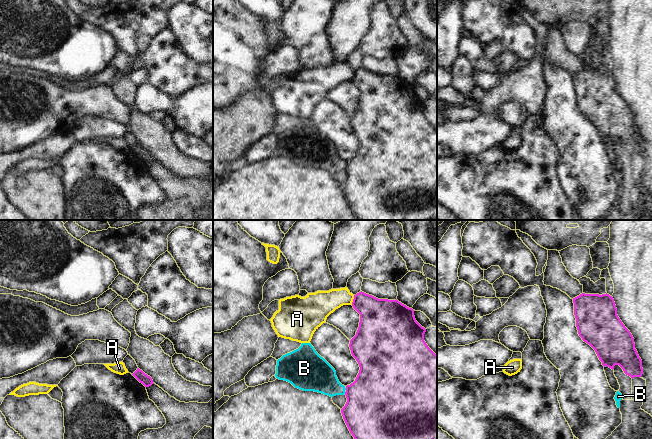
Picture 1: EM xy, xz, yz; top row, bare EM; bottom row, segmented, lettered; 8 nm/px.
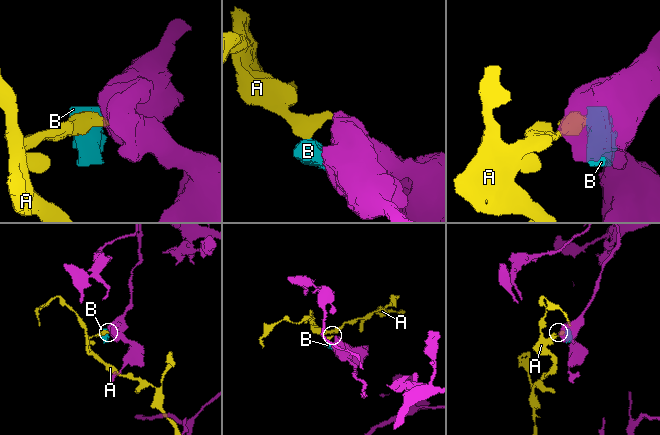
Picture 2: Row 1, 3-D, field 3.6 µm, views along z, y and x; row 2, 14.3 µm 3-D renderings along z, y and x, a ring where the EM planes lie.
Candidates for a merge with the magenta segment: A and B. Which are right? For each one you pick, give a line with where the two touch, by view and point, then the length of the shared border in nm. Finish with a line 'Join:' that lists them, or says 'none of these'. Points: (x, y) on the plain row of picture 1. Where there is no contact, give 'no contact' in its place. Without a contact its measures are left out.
Join: none of these

